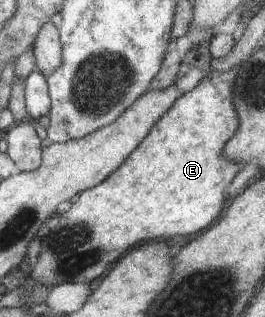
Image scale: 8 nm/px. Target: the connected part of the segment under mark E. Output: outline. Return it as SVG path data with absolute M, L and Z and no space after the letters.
M241 65L229 71L209 70L191 91L179 96L171 105L171 109L155 121L150 133L113 175L101 185L80 193L71 209L59 214L57 225L40 236L39 263L32 269L25 268L26 273L37 282L52 288L62 283L88 284L99 279L107 271L107 267L116 265L119 253L135 241L175 241L182 235L211 226L227 203L225 189L229 187L240 168L235 161L227 161L221 155L223 145L235 135L239 125L235 109L231 105L231 87L235 83L239 67Z

